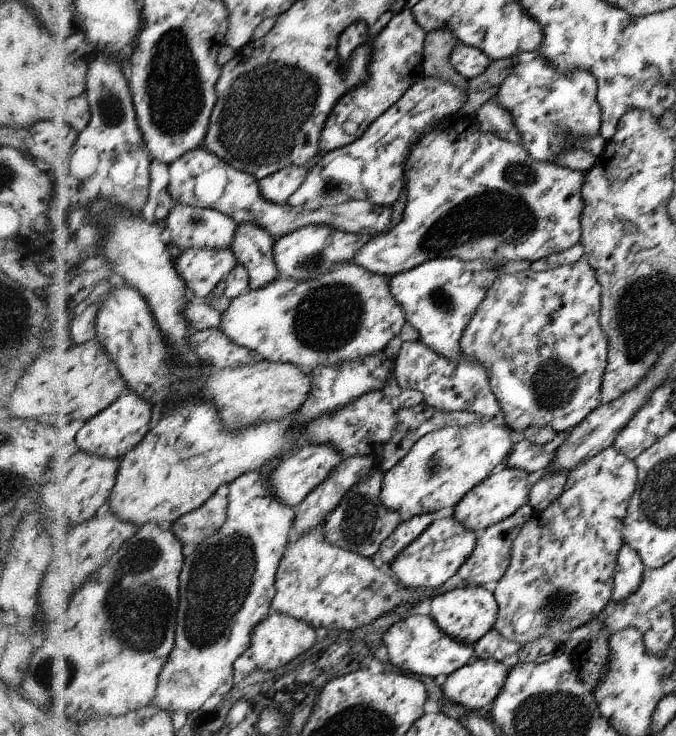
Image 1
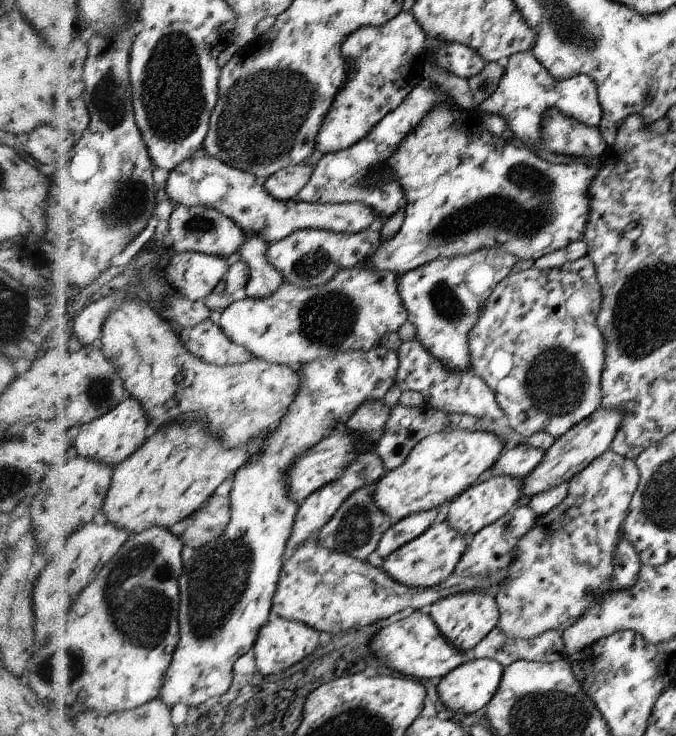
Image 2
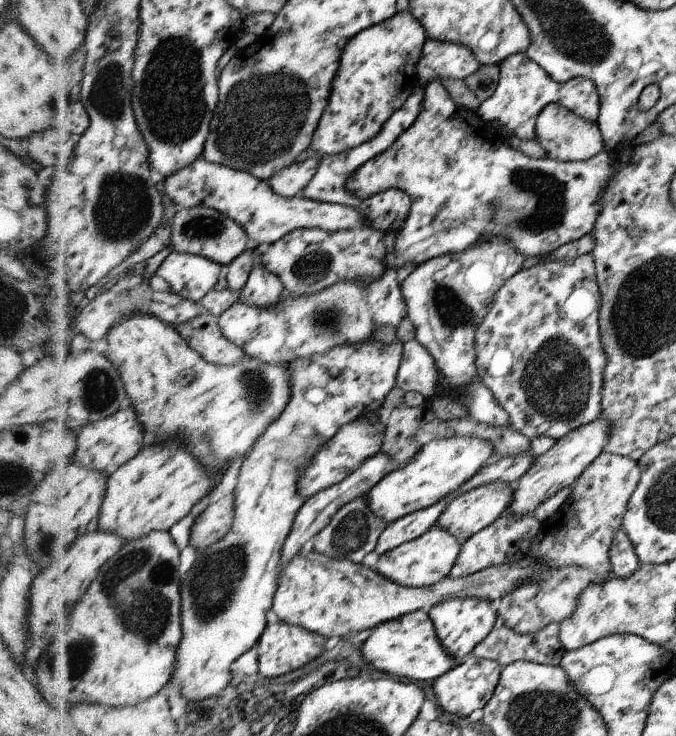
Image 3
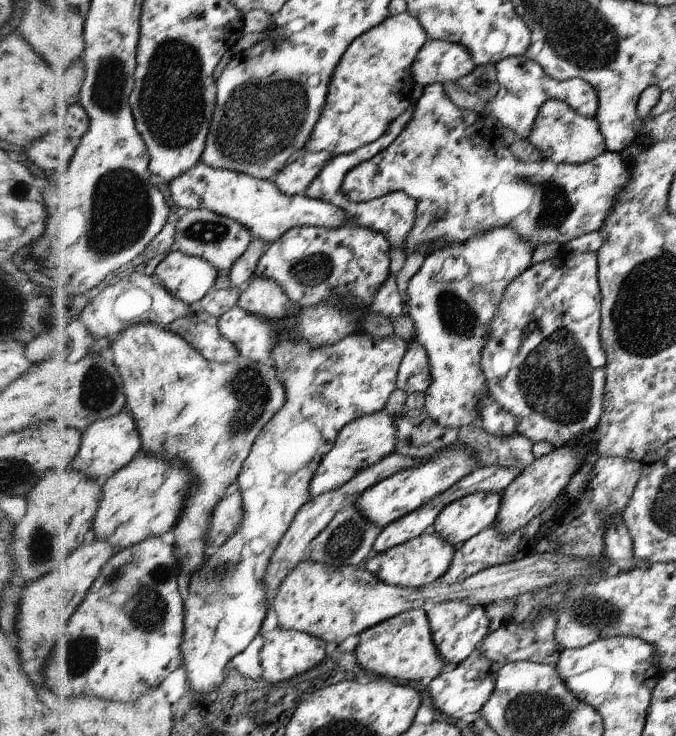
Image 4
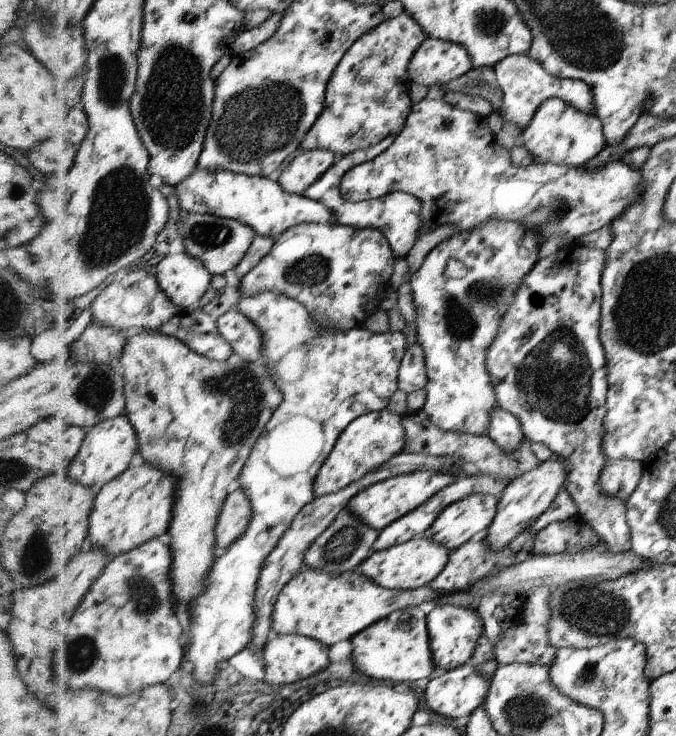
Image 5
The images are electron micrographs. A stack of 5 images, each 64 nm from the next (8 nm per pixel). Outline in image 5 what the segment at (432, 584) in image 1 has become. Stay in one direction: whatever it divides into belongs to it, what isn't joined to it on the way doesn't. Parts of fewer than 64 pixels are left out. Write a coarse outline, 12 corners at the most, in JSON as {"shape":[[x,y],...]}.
{"shape":[[426,534],[375,551],[358,570],[378,586],[418,589],[445,570]]}

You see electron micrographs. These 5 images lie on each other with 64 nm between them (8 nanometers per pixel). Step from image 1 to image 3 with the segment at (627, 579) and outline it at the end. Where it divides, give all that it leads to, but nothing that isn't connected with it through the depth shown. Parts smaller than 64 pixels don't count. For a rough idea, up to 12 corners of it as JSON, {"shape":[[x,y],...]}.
{"shape":[[622,529],[612,545],[608,578],[626,578],[639,568],[635,545]]}

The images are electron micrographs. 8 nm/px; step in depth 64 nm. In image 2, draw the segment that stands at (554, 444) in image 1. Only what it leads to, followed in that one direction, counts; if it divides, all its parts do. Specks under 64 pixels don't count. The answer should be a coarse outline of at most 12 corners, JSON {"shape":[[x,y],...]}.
{"shape":[[526,442],[504,450],[479,482],[496,475],[523,479],[545,452]]}

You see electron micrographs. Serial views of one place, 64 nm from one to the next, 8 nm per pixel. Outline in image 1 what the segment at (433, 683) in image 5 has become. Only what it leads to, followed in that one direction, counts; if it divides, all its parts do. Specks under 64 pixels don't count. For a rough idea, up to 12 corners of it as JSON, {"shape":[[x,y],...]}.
{"shape":[[473,658],[447,676],[443,696],[466,710],[488,708],[510,670]]}

